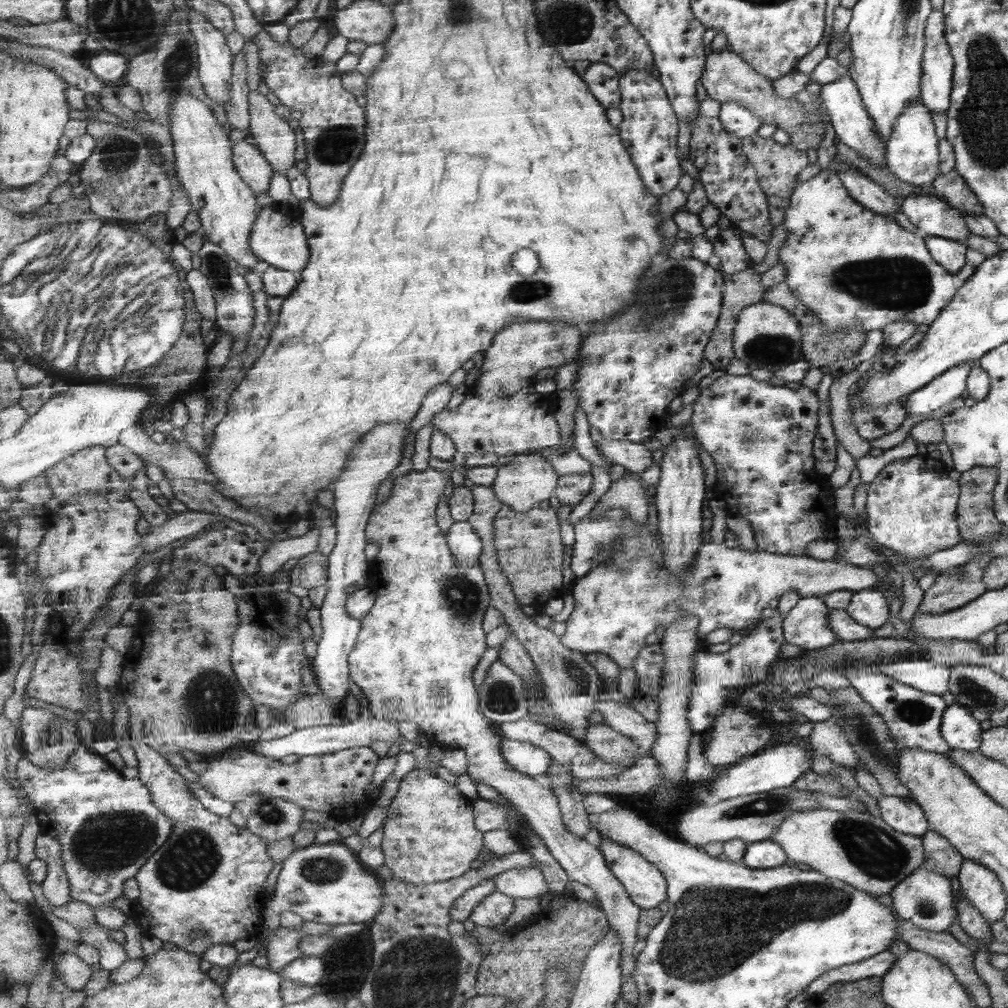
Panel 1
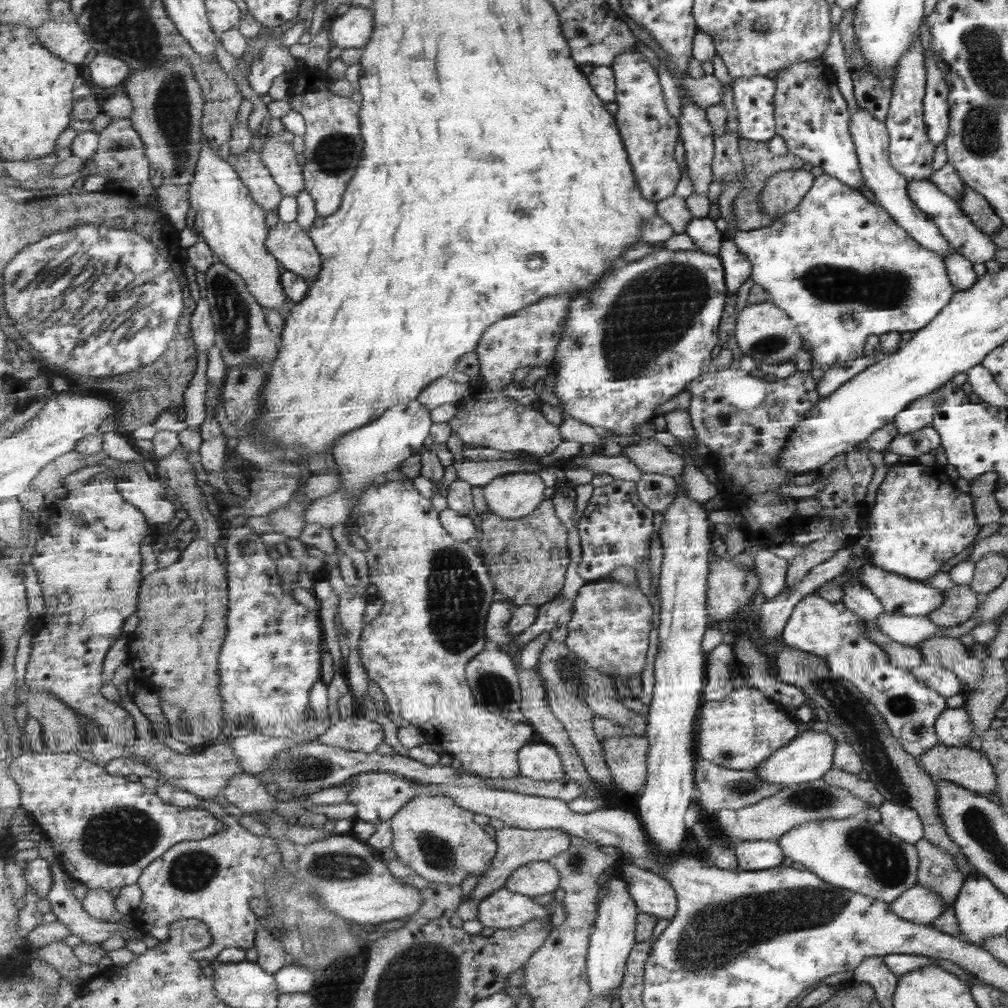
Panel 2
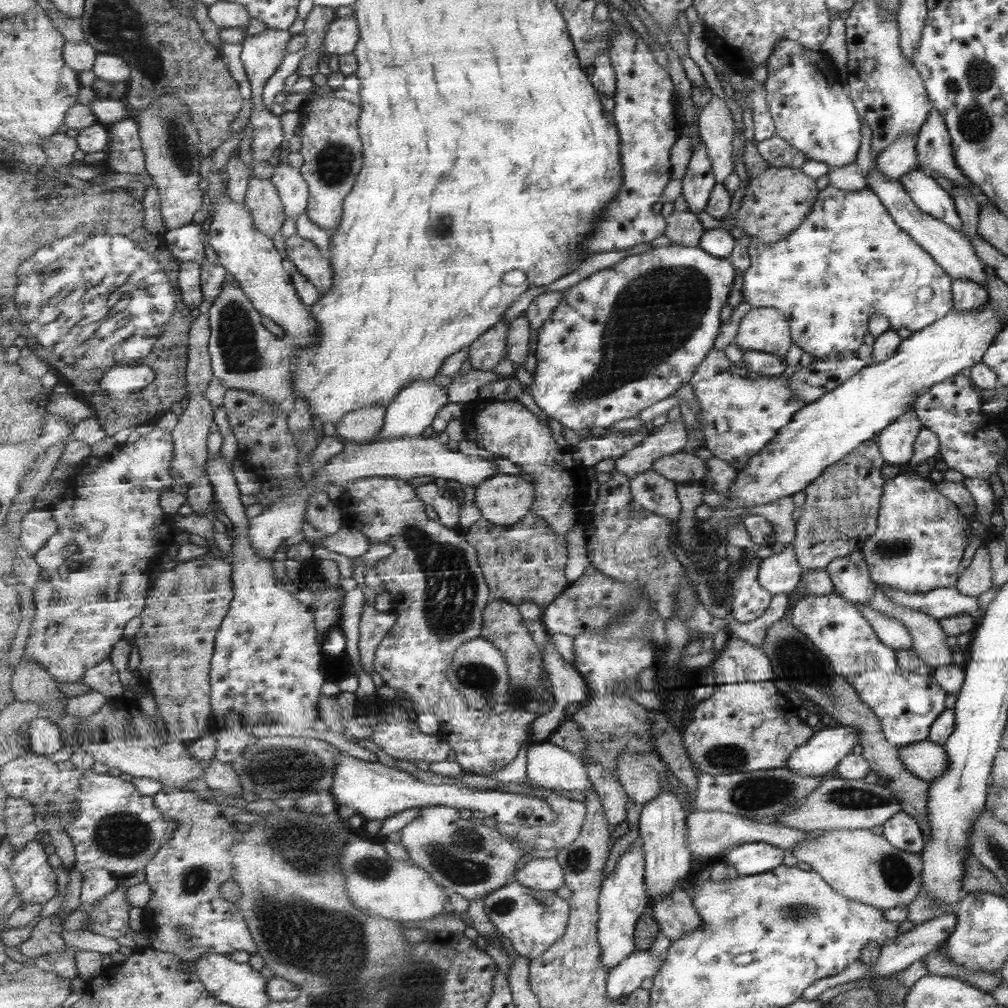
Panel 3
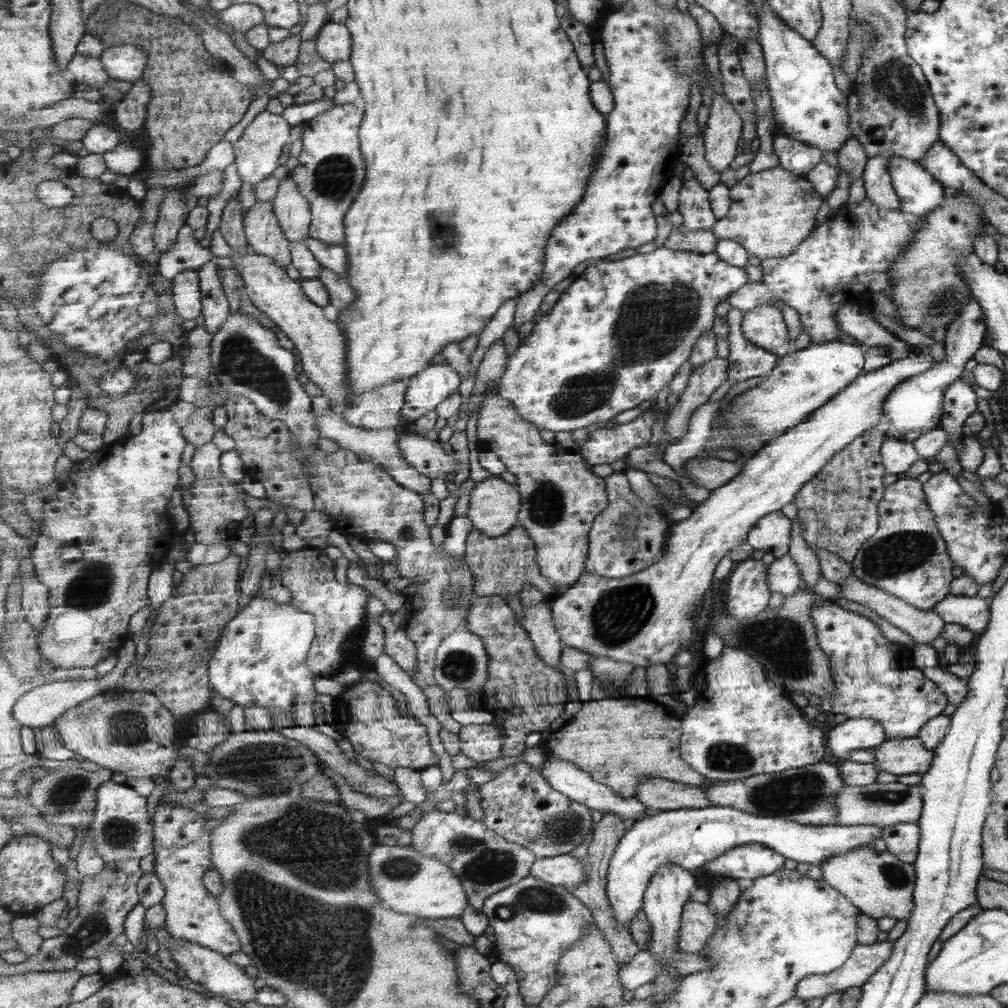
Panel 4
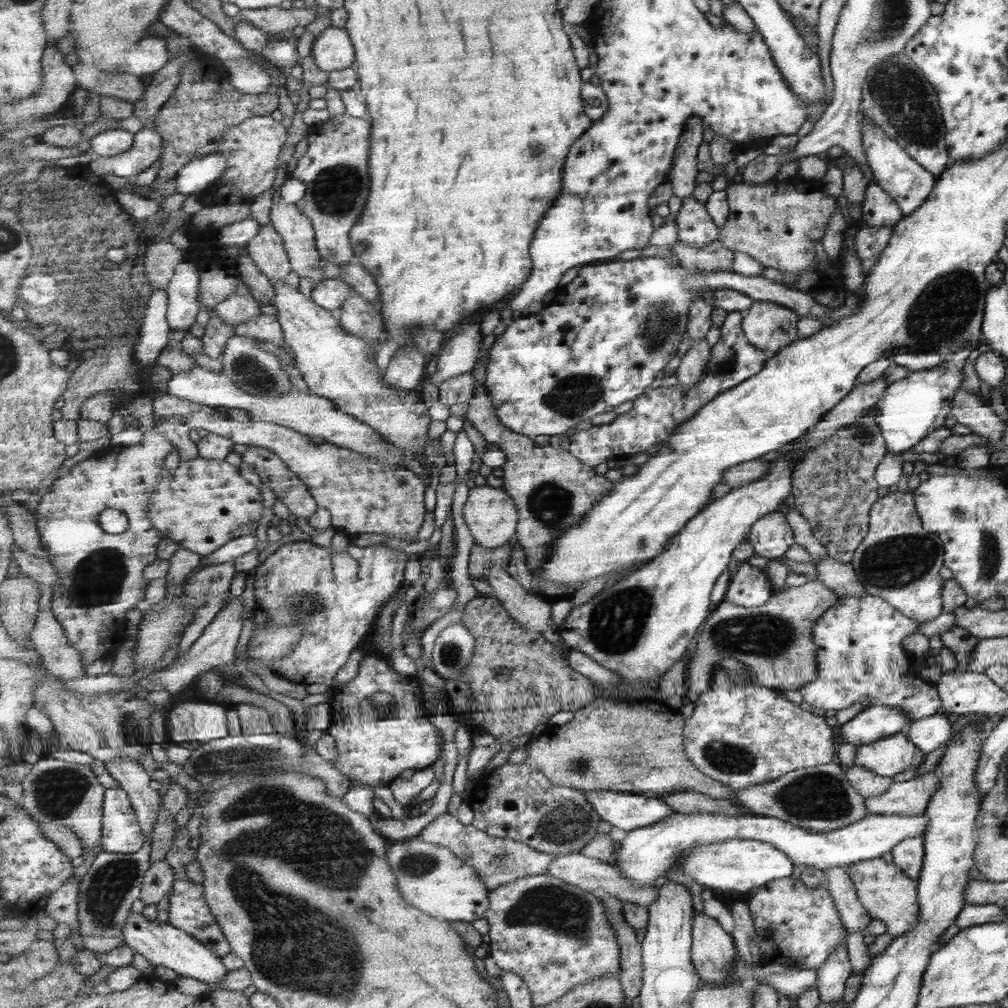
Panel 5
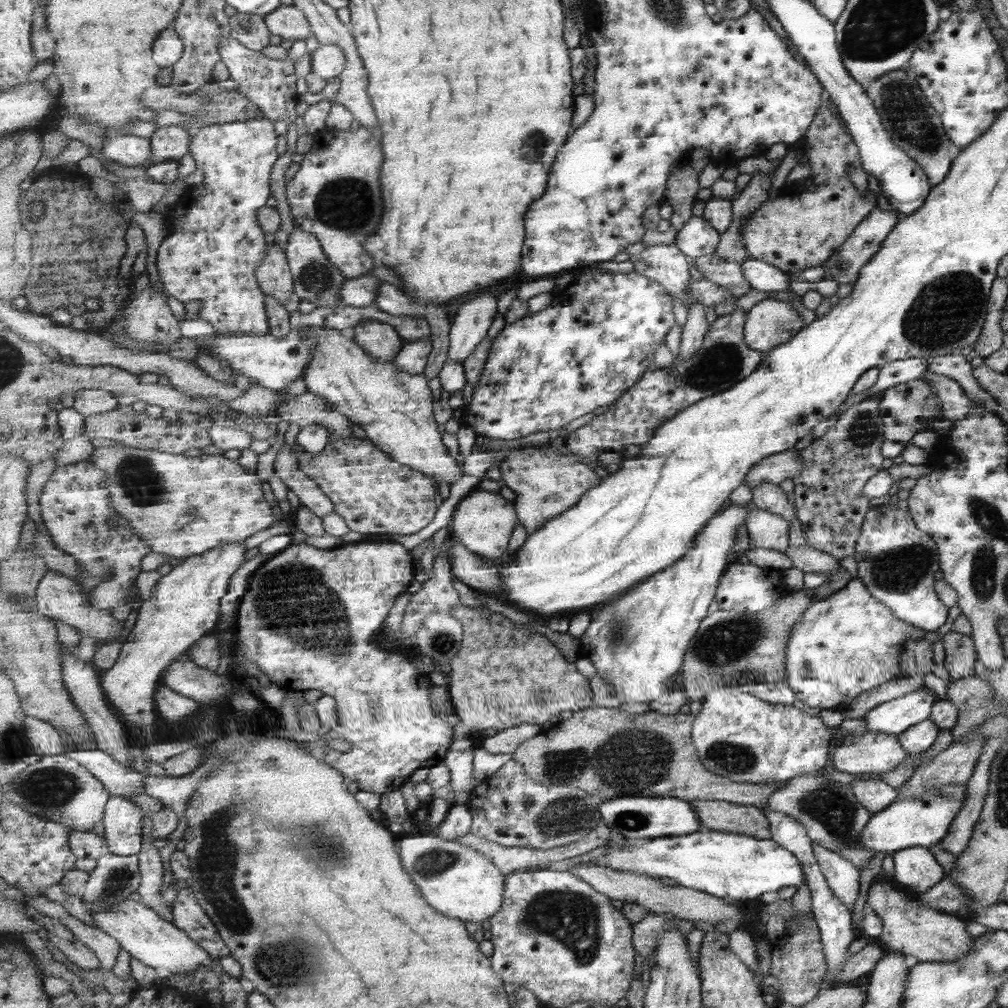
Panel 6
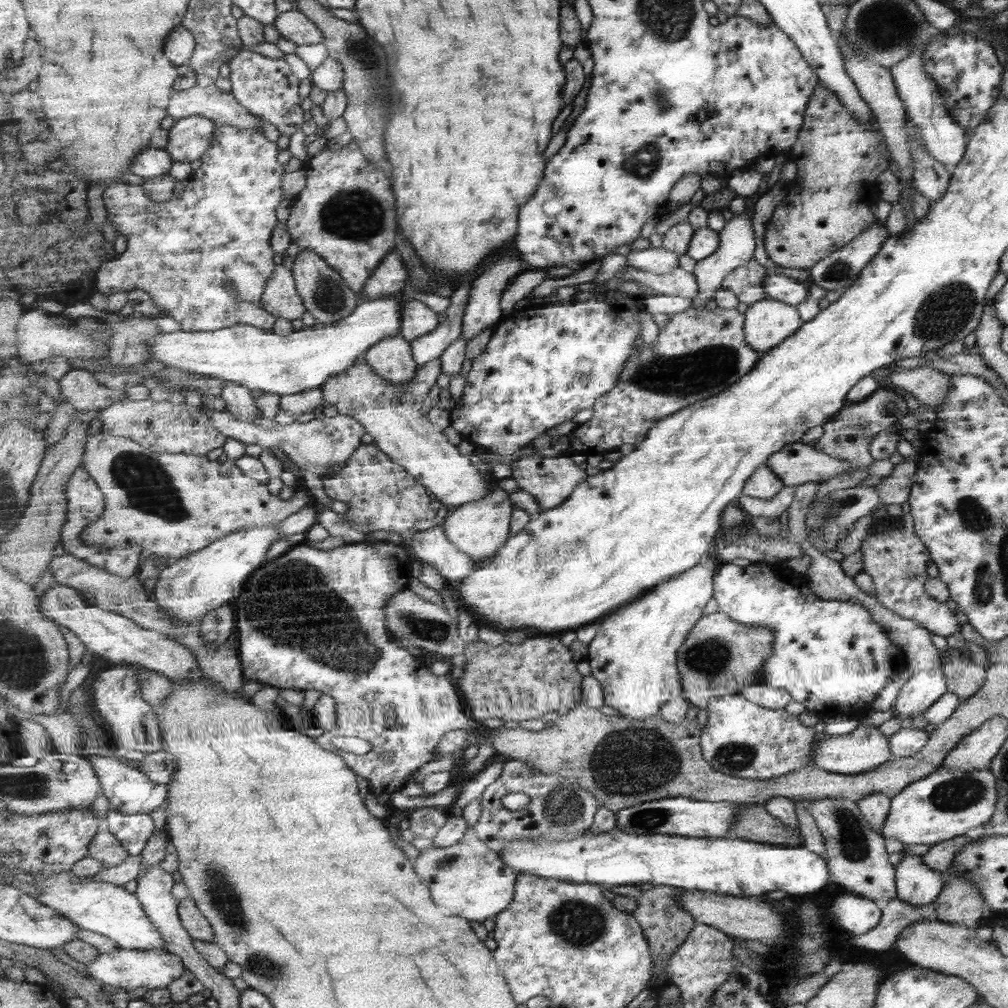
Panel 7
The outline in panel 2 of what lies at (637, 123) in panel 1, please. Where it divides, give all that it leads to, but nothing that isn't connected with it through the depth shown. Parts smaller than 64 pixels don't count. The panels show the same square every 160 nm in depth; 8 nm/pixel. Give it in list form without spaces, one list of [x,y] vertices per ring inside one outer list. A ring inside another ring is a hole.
[[[625,52],[617,57],[613,71],[616,74],[619,105],[616,121],[624,138],[638,185],[649,202],[661,202],[676,194],[683,177],[676,150],[680,138],[680,123],[667,108],[667,98],[659,82],[658,68],[653,68],[640,52]]]

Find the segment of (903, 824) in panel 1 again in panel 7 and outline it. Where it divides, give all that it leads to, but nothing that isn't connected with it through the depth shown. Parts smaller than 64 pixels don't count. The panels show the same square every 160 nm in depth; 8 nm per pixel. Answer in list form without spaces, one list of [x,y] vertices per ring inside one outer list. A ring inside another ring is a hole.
[[[902,852],[902,857],[896,862],[895,866],[896,898],[907,902],[913,908],[923,908],[923,906],[936,901],[944,888],[944,879],[945,877],[940,871],[927,866],[921,857]]]

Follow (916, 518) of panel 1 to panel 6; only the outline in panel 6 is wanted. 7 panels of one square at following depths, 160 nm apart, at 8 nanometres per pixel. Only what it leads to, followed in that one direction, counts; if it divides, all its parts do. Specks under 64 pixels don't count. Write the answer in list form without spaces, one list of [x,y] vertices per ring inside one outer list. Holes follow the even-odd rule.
[[[895,499],[865,514],[852,556],[857,565],[856,578],[897,618],[926,632],[935,632],[947,620],[947,606],[937,600],[935,591],[935,572],[940,567],[936,542],[915,525],[908,510],[896,506]]]

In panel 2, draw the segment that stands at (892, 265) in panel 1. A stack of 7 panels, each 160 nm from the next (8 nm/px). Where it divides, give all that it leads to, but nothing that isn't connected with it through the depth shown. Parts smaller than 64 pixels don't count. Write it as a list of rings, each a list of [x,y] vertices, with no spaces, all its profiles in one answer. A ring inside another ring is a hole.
[[[823,173],[813,179],[811,188],[804,195],[804,200],[800,202],[796,209],[785,213],[783,217],[777,219],[770,227],[750,231],[742,231],[735,228],[735,230],[728,232],[728,235],[753,263],[752,278],[754,285],[764,286],[769,293],[771,303],[780,306],[781,310],[784,310],[788,317],[796,323],[800,337],[803,339],[803,349],[809,350],[814,366],[819,363],[843,363],[848,359],[861,357],[864,352],[864,340],[869,334],[879,336],[891,331],[914,333],[916,330],[923,329],[955,296],[955,287],[948,279],[946,266],[944,261],[942,262],[941,256],[936,251],[927,250],[920,243],[915,242],[908,235],[908,231],[903,230],[895,223],[888,211],[876,205],[869,195],[865,195],[859,190],[853,190],[852,187],[845,186],[840,179]]]

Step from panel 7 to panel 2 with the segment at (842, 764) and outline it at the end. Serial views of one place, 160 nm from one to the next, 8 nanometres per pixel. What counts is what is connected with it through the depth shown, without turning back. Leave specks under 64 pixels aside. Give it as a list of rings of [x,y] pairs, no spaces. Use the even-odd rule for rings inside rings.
[[[938,742],[918,762],[929,776],[947,779],[965,790],[985,797],[996,792],[996,773],[980,750],[948,747]]]

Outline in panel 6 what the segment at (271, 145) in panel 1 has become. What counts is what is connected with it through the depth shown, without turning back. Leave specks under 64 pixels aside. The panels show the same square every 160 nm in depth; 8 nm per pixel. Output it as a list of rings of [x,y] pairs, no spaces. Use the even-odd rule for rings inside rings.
[[[294,226],[288,238],[286,254],[294,276],[295,294],[300,300],[310,300],[317,307],[333,308],[340,304],[340,288],[346,276],[330,260],[316,234]]]

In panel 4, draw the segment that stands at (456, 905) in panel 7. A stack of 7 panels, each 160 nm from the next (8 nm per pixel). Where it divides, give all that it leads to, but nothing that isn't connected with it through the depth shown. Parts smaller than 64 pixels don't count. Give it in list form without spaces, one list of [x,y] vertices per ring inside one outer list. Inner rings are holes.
[[[377,844],[372,848],[372,856],[368,865],[371,866],[373,887],[377,890],[377,897],[381,899],[383,904],[401,912],[401,914],[415,914],[423,919],[459,918],[467,905],[471,905],[468,892],[465,891],[459,875],[453,874],[452,867],[435,857],[421,854],[413,846]]]

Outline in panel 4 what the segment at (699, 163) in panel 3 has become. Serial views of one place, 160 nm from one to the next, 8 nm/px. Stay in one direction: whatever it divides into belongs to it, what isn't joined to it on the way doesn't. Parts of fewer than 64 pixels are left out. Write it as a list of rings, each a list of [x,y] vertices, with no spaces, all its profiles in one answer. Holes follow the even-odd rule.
[[[695,178],[684,180],[679,192],[678,210],[683,213],[683,226],[691,230],[712,230],[718,221],[715,211],[712,209],[710,190]]]

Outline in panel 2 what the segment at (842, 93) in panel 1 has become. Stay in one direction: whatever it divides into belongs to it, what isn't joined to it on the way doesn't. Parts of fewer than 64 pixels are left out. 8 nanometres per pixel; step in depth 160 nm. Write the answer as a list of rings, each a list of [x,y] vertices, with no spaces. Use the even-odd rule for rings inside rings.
[[[858,107],[852,114],[849,113],[848,122],[867,195],[870,196],[876,205],[888,211],[894,222],[903,228],[903,230],[908,231],[908,235],[915,242],[920,243],[927,250],[936,251],[941,258],[947,257],[951,250],[953,250],[951,243],[940,234],[935,220],[931,220],[927,217],[927,214],[923,214],[916,204],[909,199],[907,179],[889,162],[888,131],[884,123],[874,119],[861,107]]]

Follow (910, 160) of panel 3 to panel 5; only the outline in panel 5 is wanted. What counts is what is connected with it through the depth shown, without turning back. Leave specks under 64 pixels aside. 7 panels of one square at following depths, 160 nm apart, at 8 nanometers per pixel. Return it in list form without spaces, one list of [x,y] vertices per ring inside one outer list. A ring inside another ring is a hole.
[[[868,176],[868,184],[864,190],[864,201],[861,202],[862,222],[870,227],[893,227],[902,219],[901,209],[887,196],[879,183]]]

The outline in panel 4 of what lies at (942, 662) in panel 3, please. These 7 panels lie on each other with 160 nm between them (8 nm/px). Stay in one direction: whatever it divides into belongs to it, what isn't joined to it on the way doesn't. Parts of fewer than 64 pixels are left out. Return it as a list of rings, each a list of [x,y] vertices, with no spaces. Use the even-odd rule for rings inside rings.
[[[853,575],[851,578],[844,578],[844,580],[837,585],[841,588],[841,596],[845,598],[845,600],[851,600],[851,602],[857,602],[857,604],[861,604],[861,606],[867,606],[871,612],[875,612],[875,614],[881,616],[883,620],[887,620],[889,624],[905,632],[916,644],[929,645],[931,640],[935,640],[935,638],[940,636],[944,622],[932,609],[921,610],[915,608],[899,600],[899,598],[887,594],[884,590],[857,580]]]

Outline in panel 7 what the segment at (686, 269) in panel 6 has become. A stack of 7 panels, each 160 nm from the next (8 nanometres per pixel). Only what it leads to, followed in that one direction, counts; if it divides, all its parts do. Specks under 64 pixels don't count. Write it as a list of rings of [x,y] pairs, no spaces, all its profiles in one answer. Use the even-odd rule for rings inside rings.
[[[661,247],[633,251],[628,256],[628,264],[643,272],[654,272],[655,274],[669,274],[672,270],[679,268],[681,255],[678,252]]]

